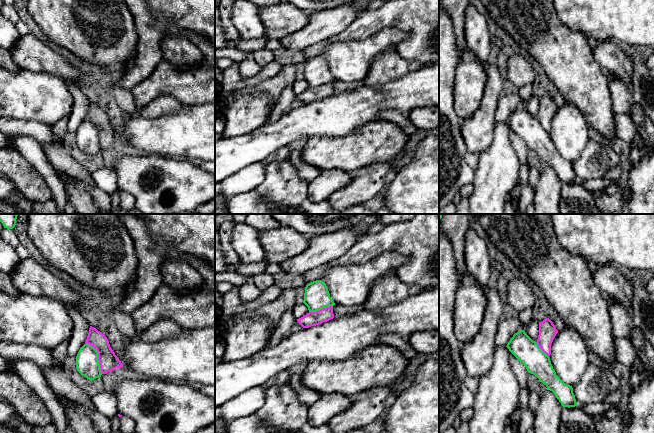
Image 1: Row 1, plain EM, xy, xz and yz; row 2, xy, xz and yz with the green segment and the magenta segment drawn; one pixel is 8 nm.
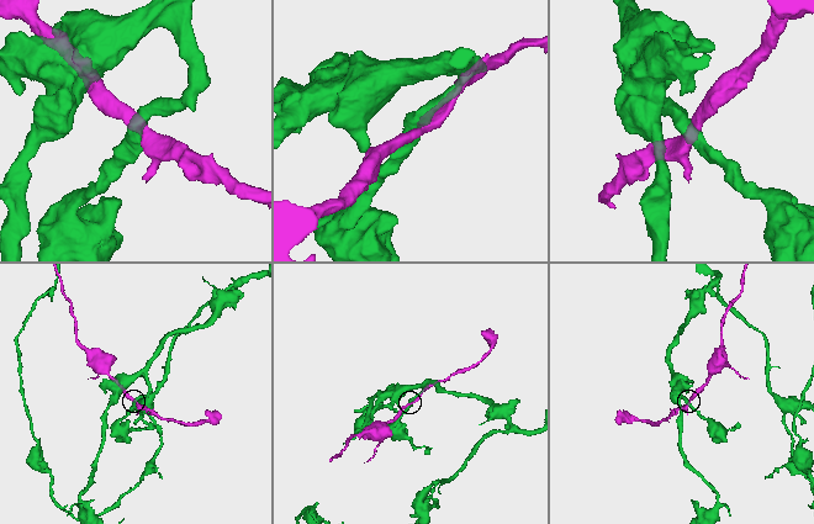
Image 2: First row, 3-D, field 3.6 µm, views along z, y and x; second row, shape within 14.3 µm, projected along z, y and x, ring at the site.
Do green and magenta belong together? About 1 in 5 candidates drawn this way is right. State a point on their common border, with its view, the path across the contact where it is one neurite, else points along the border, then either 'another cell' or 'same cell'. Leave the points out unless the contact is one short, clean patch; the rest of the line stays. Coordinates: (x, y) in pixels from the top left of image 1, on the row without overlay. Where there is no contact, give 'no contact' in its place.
contact xy (97, 132); border xy (85, 119), (88, 119), (96, 126), (99, 145), (102, 149); another cell

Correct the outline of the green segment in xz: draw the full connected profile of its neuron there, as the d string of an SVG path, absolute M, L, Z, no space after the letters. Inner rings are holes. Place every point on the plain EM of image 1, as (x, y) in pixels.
M321 56L306 61L303 79L308 83L309 88L316 88L335 81L325 58Z

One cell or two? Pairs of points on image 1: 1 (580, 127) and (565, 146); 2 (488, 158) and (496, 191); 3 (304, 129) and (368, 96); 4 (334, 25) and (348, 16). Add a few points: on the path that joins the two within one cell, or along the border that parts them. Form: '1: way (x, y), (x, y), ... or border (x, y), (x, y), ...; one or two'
1: way (575, 132), (569, 138), (569, 141); one
2: way (495, 166), (495, 183); one
3: way (320, 119), (340, 115), (352, 108); one
4: way (337, 22), (345, 16); one

